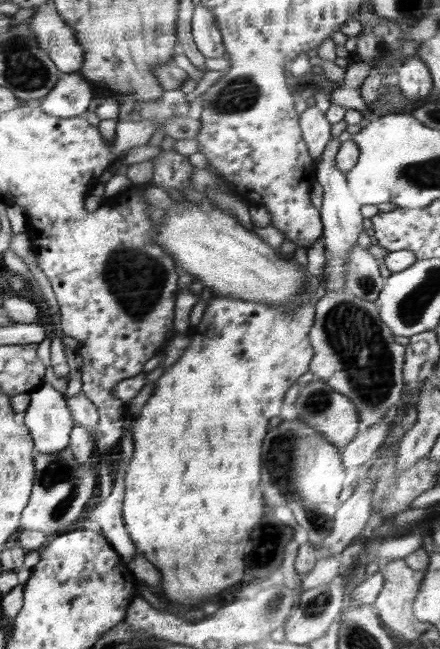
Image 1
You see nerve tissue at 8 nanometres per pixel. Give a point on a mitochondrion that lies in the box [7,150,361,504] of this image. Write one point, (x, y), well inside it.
(128, 271)

